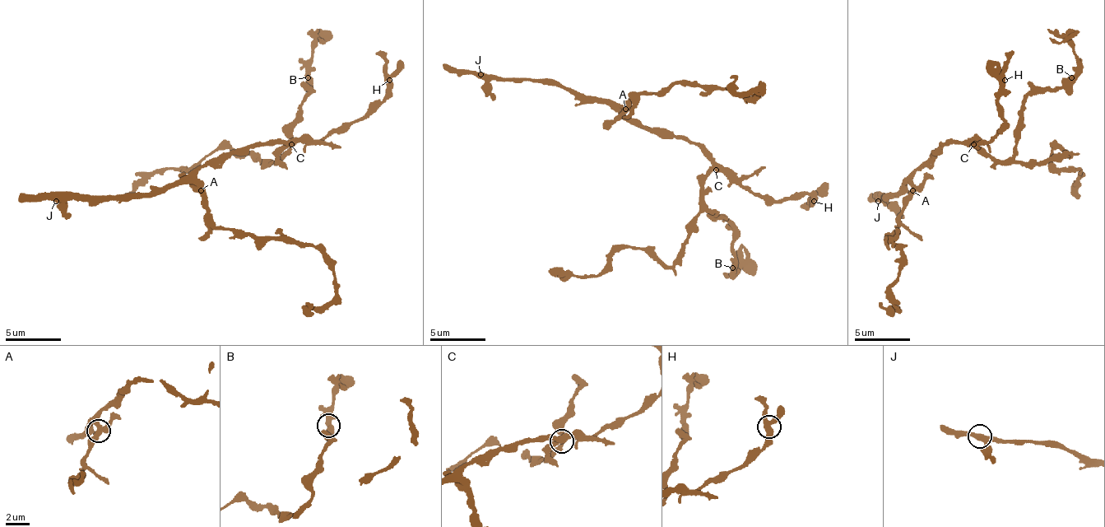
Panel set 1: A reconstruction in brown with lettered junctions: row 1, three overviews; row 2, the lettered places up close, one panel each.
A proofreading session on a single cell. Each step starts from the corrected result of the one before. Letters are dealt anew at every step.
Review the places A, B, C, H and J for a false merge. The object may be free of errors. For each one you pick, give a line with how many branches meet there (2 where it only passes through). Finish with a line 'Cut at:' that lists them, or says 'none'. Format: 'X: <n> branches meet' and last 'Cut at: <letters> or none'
Cut at: none

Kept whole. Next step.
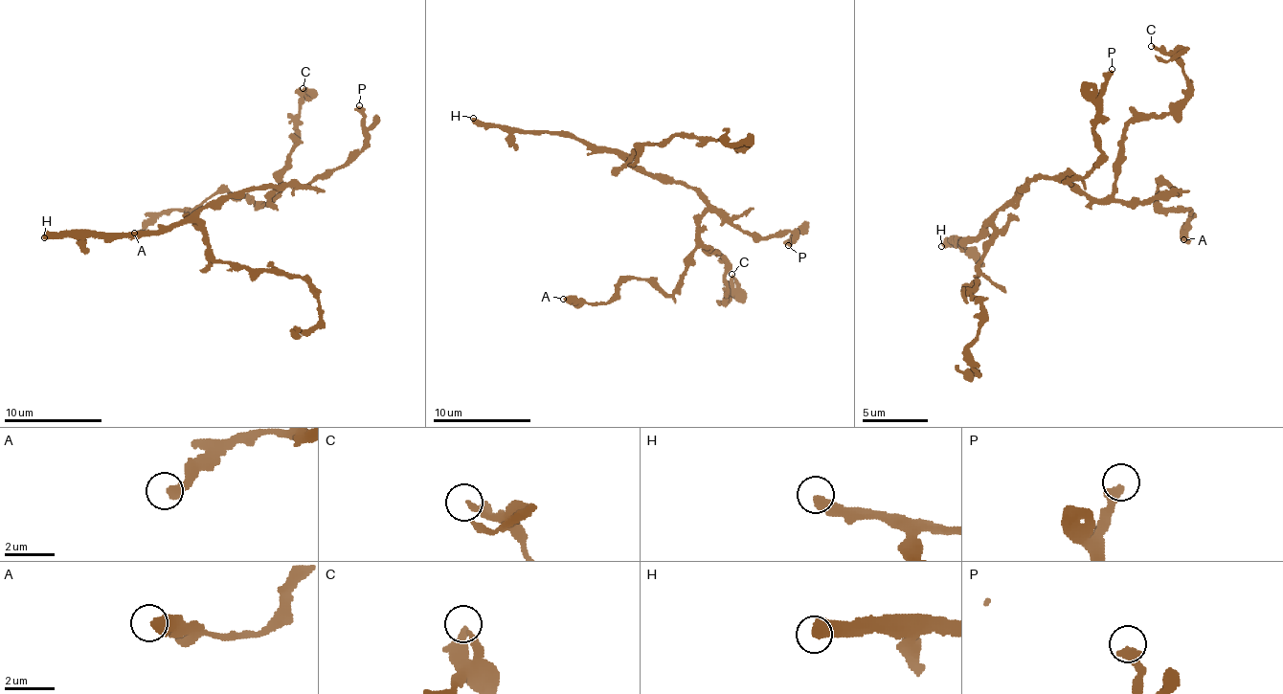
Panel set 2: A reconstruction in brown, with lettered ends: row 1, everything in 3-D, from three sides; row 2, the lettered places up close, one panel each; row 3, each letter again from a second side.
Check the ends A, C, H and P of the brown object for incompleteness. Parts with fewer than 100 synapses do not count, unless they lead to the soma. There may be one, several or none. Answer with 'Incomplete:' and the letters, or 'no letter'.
Incomplete: H

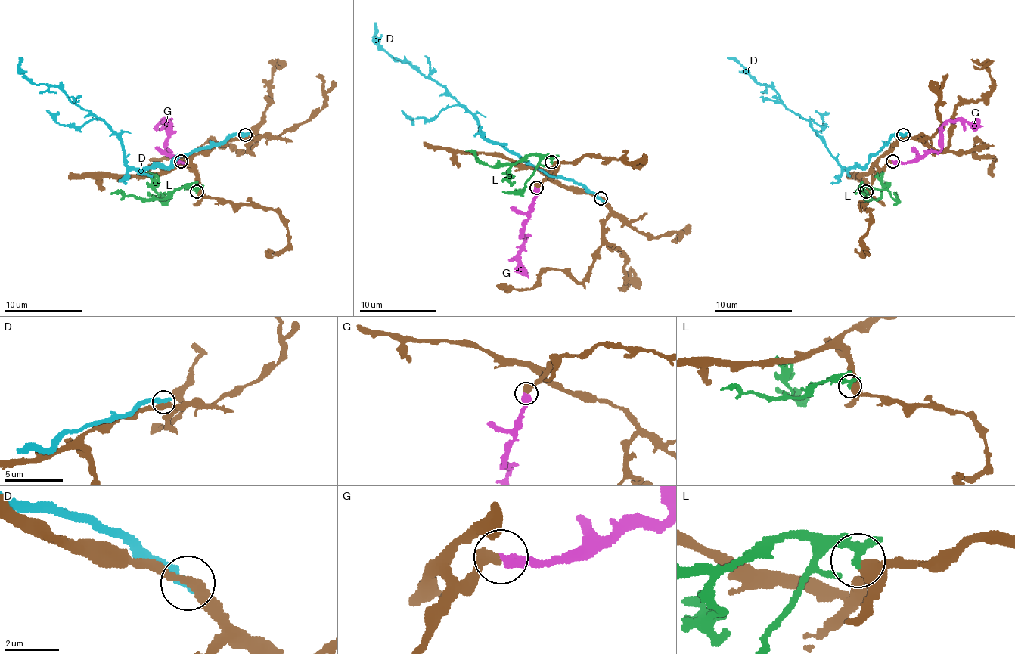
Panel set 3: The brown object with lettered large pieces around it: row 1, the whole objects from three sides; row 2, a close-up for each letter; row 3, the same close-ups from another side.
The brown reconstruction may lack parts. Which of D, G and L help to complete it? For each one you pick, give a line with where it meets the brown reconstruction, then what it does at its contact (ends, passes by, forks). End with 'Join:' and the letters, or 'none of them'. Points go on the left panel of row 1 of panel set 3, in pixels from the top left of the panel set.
G: contact (181, 161); it ends
Join: G

